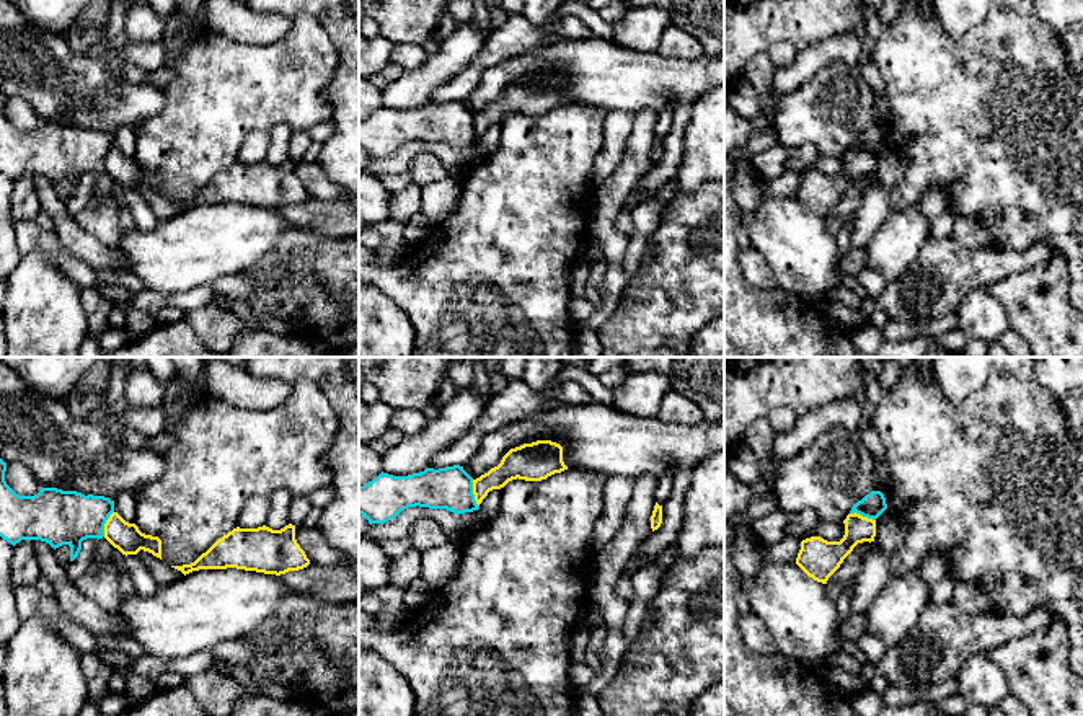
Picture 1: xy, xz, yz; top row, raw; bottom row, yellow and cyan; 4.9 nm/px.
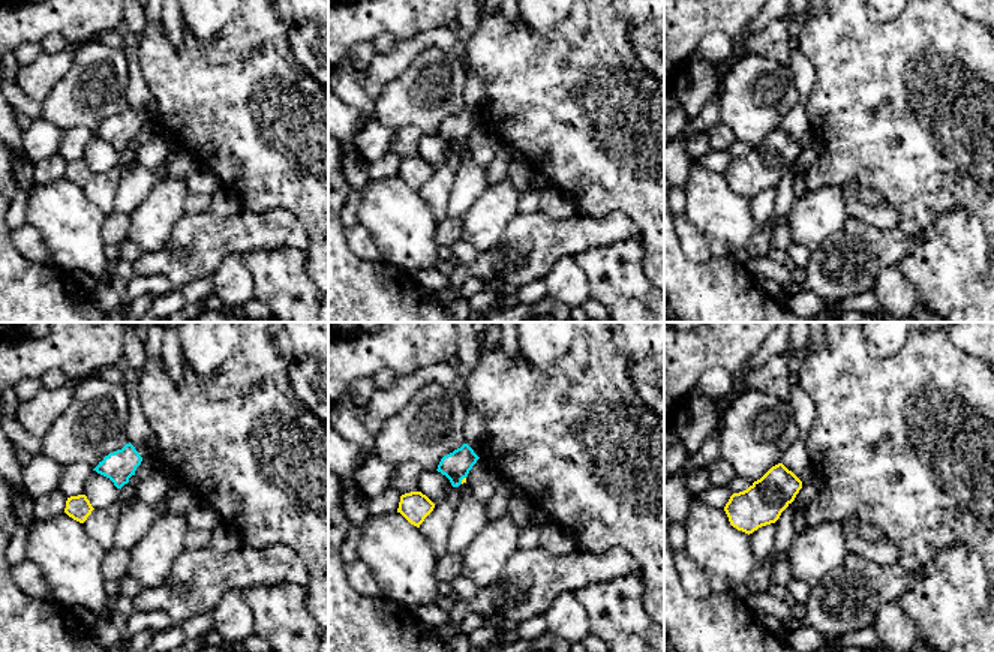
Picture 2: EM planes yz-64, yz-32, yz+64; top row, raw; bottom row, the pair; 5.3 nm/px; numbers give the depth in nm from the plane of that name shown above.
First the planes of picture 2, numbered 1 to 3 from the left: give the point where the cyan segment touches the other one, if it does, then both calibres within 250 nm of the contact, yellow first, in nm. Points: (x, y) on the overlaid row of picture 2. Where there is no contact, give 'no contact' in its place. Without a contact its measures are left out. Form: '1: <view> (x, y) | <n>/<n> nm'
1: no contact
2: yz-32 (462, 480) | 20/150 nm
3: no contact

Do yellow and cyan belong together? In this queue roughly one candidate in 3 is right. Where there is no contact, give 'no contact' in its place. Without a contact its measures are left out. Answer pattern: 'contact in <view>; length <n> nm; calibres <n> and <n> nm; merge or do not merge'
contact in xz; length 140 nm; calibres 140 and 220 nm; do not merge

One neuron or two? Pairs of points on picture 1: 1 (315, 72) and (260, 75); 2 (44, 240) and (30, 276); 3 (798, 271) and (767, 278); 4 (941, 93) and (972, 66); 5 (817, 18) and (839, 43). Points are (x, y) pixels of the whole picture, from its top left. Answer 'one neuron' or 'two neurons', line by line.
1: one neuron
2: two neurons
3: two neurons
4: one neuron
5: two neurons

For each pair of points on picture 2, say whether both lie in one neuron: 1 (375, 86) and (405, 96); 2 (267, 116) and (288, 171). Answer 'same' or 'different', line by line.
1: different
2: same

